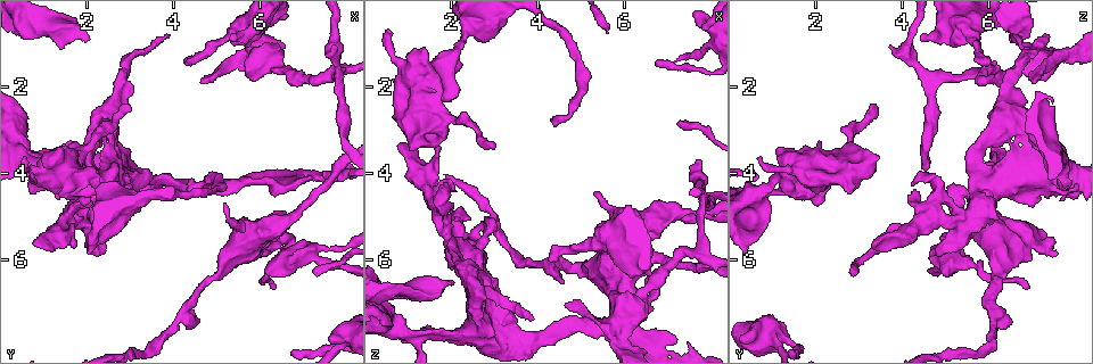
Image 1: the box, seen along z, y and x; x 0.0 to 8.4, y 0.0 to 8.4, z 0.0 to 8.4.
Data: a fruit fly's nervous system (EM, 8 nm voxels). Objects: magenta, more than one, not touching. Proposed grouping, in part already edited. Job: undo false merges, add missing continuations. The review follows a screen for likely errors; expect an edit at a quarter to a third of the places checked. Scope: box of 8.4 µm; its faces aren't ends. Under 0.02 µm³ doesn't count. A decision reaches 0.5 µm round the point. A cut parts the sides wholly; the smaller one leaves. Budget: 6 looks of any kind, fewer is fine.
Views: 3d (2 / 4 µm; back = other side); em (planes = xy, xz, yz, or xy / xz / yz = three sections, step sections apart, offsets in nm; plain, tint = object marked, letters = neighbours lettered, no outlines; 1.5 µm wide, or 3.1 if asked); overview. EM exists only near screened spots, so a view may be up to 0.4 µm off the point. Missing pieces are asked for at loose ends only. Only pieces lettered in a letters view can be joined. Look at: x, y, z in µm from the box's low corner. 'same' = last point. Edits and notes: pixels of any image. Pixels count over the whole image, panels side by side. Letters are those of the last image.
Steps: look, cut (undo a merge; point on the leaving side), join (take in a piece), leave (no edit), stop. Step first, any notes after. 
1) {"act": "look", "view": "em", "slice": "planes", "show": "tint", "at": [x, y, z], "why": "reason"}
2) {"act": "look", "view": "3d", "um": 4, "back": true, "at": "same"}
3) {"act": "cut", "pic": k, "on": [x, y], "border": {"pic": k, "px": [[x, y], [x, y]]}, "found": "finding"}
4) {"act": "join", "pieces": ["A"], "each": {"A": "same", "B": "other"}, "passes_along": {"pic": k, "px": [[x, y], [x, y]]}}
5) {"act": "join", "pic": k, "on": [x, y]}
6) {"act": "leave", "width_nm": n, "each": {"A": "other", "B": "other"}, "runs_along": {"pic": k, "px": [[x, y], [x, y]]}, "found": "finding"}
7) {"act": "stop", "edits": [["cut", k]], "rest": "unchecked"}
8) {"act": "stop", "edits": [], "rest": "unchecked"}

{"act": "look", "view": "em", "slice": "planes", "show": "tint", "at": [2.00, 0.95, 6.50], "why": "thick end"}

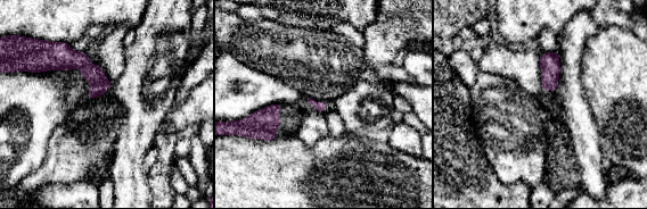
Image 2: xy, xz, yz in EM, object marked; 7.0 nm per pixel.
{"act": "look", "view": "em", "slice": "planes", "show": "letters", "at": "same"}

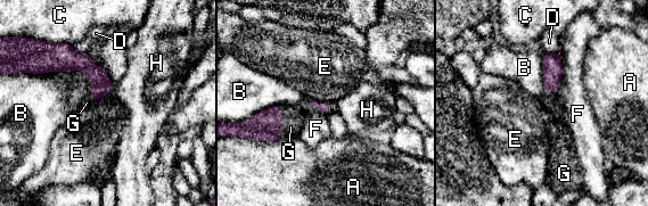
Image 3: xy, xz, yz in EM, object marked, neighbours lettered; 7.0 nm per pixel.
{"act": "join", "pieces": ["G"], "each": {"A": "other", "B": "other", "C": "other", "D": "other", "E": "other", "F": "other", "G": "same", "H": "other"}, "found": "the neuron continues"}

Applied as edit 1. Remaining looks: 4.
{"act": "look", "view": "3d", "um": 2, "at": [1.90, 4.25, 4.20], "why": "branch stops here"}

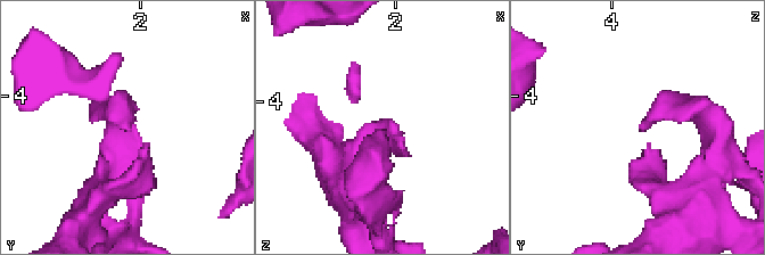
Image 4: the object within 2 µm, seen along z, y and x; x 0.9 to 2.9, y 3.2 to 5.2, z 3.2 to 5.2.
{"act": "look", "view": "em", "slice": "xy", "step": 4, "show": "tint", "at": [1.92, 4.30, 4.24]}

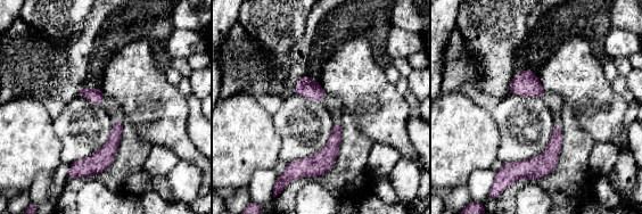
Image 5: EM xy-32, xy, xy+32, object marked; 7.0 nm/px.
{"act": "look", "view": "em", "slice": "planes", "show": "letters", "at": "same", "why": "another direction"}

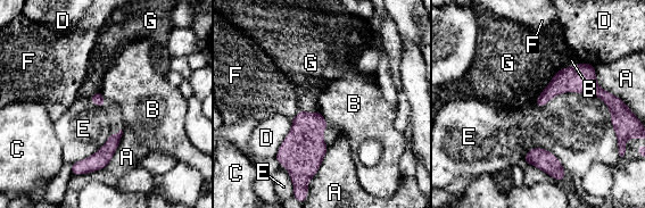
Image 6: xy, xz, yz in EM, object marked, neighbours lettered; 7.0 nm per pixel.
{"act": "leave", "each": {"A": "other", "B": "other", "C": "other", "D": "other", "E": "other", "F": "other", "G": "other"}, "found": "no lettered piece goes on from it"}

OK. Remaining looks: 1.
{"act": "stop", "edits": [["join", 3]], "rest": "unchecked"}

